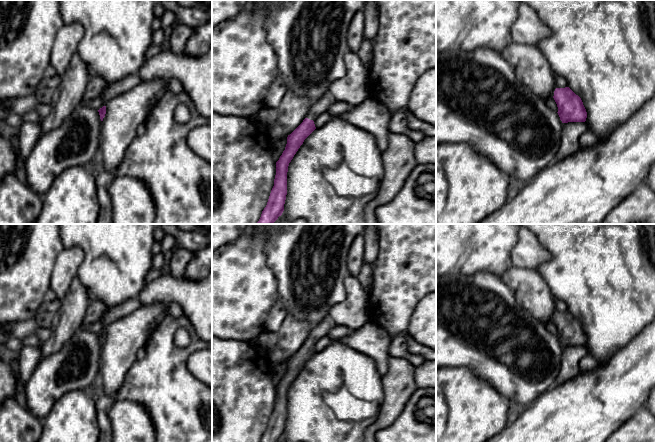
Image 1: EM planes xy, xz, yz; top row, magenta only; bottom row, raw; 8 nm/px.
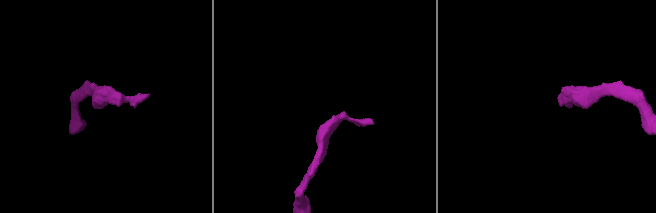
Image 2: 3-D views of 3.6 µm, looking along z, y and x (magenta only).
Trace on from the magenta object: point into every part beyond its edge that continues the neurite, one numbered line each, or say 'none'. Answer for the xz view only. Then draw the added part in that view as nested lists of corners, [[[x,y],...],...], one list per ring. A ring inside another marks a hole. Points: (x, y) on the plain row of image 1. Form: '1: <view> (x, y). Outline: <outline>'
1: xz (321, 330). Outline: [[[330,317],[325,318],[312,327],[307,342],[315,345],[320,339],[327,337],[330,330],[336,326],[337,324]]]

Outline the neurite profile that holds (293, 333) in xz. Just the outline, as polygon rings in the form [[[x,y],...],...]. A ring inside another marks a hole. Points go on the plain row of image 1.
[[[288,314],[277,331],[278,342],[273,350],[267,352],[272,364],[290,359],[309,337],[312,325]]]

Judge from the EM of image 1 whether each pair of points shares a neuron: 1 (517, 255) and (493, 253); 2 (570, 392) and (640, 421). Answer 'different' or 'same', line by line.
1: different
2: different

